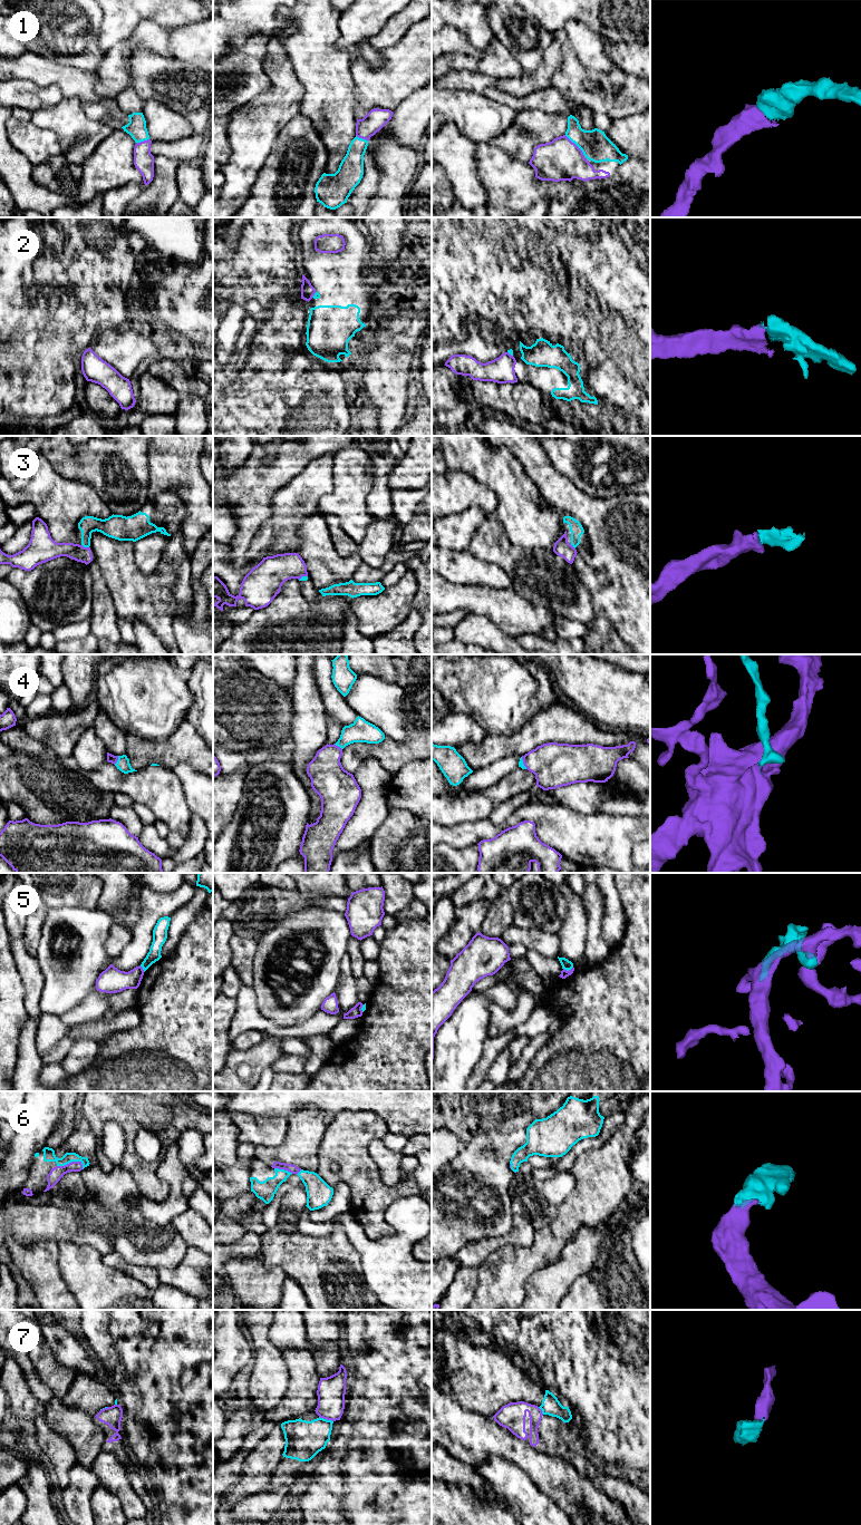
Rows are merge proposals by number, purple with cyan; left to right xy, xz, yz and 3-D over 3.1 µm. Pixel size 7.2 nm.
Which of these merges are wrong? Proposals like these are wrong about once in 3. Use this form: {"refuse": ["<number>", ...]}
{"refuse": ["2", "5", "7"]}

